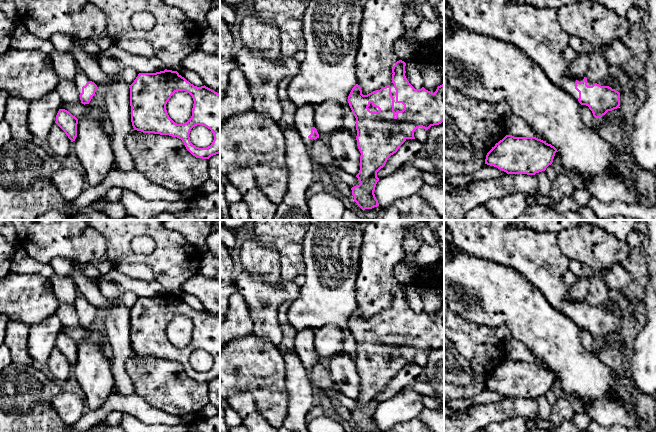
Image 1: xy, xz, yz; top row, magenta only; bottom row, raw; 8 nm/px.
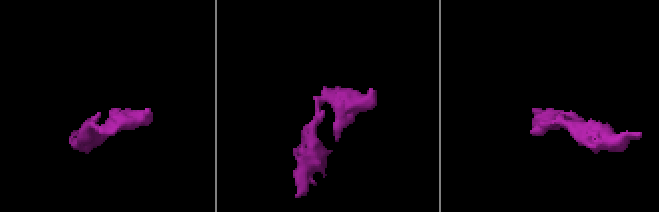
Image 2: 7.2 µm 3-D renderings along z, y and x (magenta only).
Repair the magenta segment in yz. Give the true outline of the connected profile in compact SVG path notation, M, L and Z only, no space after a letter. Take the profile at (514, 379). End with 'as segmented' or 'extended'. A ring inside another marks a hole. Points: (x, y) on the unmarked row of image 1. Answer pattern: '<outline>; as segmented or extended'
M506 359L487 377L485 388L507 398L535 399L552 388L557 373L536 361Z; as segmented

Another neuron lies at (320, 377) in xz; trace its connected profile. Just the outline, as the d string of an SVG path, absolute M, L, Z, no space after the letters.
M320 361L315 363L313 368L308 372L308 376L313 387L320 388L323 391L335 389L327 363Z

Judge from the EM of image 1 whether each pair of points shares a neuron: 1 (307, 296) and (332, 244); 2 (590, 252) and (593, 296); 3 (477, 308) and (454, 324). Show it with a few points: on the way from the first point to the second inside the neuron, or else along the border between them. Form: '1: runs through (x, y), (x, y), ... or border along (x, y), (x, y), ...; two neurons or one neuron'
1: runs through (320, 283), (324, 279), (326, 257); one neuron
2: runs through (597, 263), (597, 285); one neuron
3: border along (454, 311), (471, 321), (486, 325); two neurons

